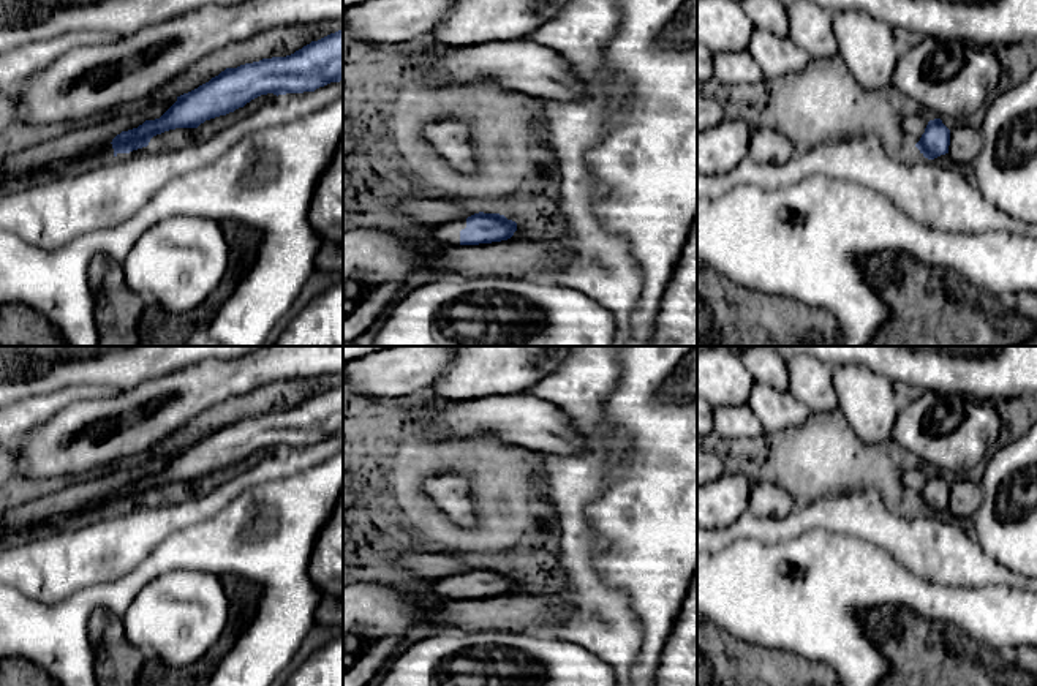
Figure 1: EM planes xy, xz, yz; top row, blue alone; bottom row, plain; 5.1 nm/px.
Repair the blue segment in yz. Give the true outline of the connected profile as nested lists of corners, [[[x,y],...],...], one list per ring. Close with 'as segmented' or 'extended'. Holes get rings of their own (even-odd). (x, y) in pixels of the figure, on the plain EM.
[[[941,473],[930,474],[920,495],[915,498],[920,507],[928,514],[948,507],[948,499],[950,484]]] | as segmented

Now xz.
[[[474,567],[466,574],[435,579],[427,593],[446,599],[479,599],[507,594],[517,585],[517,577],[500,567]]] | extended

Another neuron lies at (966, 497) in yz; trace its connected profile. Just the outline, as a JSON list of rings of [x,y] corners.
[[[961,477],[950,485],[948,509],[960,522],[969,523],[980,507],[983,493],[979,482]]]

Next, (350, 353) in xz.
[[[343,346],[343,364],[373,351],[389,349],[390,346]]]

